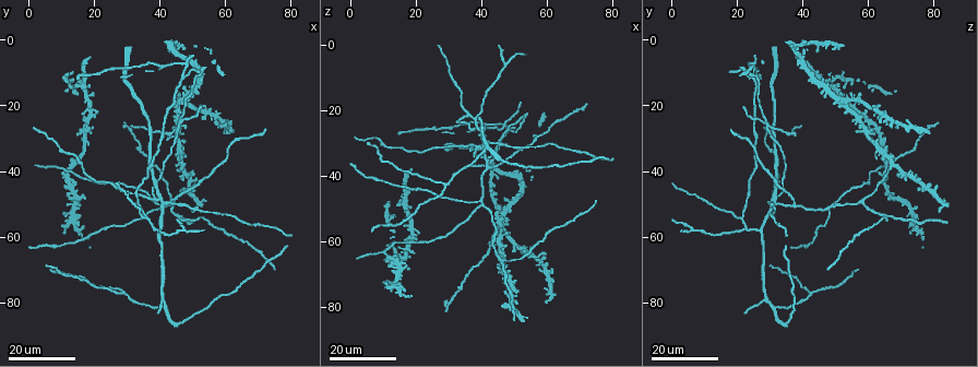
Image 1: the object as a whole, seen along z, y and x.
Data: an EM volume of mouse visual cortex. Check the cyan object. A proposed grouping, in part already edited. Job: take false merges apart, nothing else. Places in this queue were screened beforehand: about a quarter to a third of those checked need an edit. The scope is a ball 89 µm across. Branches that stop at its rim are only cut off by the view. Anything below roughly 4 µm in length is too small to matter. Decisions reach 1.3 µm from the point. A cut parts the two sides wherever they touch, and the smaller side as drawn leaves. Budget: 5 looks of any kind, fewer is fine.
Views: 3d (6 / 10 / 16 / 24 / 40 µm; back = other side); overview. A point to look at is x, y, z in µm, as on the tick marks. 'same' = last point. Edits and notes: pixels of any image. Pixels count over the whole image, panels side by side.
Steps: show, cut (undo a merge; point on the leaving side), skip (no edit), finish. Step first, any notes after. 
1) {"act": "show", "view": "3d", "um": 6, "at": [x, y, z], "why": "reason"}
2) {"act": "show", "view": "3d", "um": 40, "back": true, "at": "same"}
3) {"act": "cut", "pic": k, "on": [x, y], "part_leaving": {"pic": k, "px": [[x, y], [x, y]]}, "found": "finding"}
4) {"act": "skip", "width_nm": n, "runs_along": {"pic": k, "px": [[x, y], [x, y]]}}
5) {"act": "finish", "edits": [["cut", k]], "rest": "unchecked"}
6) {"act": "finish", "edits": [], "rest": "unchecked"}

{"act": "show", "view": "3d", "um": 24, "at": [47.5, 11.0, 23.0], "why": "a fork"}

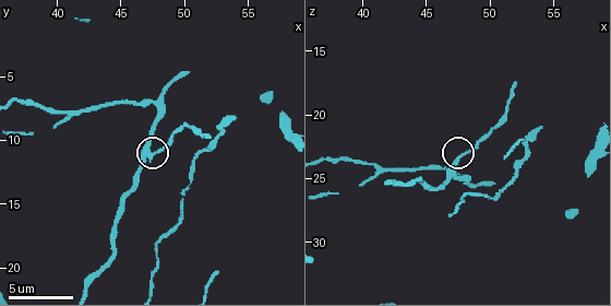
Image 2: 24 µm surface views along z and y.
{"act": "show", "view": "3d", "um": 10, "at": [47.4, 11.2, 23.8], "why": "zoom in"}

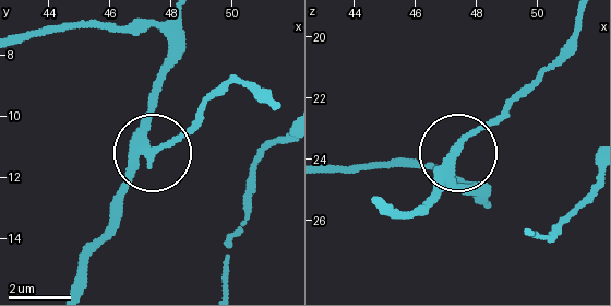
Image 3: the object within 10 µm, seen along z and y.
{"act": "skip", "arms": 3, "runs_along": {"pic": 3, "px": [[72, 287], [80, 256], [106, 225], [116, 193], [215, 94]]}, "found": "all the same neuron"}

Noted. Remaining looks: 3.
{"act": "show", "view": "3d", "um": 24, "at": [40.0, 51.5, 47.5], "why": "three arms meet"}

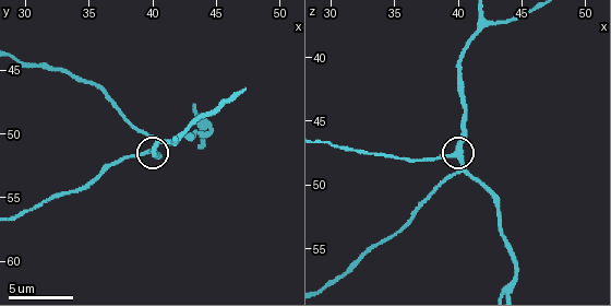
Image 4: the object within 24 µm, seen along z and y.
{"act": "show", "view": "3d", "um": 6, "at": [39.6, 51.4, 47.6]}

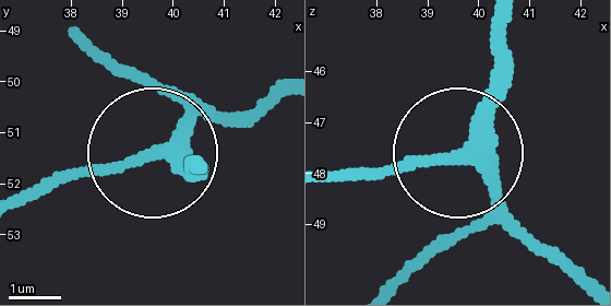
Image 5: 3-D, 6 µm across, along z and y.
{"act": "skip", "runs_along": {"pic": 5, "px": [[573, 278], [468, 160], [343, 173]]}, "found": "all the same neuron"}

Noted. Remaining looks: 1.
{"act": "finish", "edits": [], "rest": "unchecked"}

